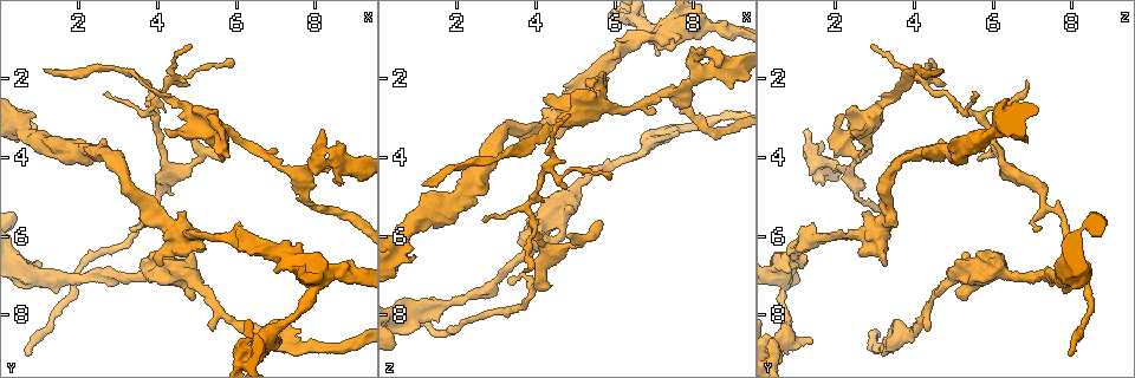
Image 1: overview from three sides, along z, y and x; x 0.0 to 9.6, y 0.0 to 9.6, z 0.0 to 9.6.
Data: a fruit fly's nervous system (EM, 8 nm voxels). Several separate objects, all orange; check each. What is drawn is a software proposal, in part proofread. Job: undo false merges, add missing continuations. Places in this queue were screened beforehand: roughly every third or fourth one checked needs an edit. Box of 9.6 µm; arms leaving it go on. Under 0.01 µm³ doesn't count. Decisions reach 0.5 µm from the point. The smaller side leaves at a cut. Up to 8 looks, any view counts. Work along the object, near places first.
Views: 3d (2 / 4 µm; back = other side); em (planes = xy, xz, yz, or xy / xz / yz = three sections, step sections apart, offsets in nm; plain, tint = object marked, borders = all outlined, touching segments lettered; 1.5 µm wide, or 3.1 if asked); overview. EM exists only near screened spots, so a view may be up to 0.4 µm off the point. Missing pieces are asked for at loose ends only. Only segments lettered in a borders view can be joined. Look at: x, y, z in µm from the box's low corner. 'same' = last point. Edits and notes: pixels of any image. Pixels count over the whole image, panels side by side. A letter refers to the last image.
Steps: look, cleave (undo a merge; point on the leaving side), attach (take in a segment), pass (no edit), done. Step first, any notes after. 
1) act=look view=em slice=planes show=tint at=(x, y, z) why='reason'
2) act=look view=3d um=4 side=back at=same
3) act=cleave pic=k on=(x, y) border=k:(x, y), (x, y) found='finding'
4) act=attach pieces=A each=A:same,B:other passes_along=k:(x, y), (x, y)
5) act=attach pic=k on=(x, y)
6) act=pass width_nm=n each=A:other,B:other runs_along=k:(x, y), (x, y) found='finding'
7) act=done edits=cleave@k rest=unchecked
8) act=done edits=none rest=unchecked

act=look view=em slice=planes show=borders at=(6.60, 8.70, 0.55) why='sudden change in width'

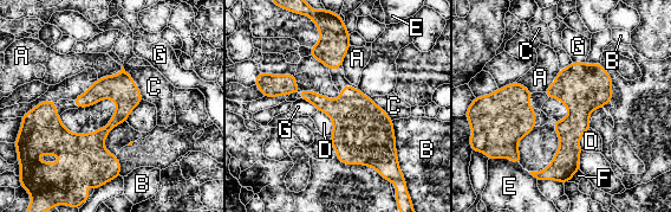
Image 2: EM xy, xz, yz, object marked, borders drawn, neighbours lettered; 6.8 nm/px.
act=pass width_nm=190 longest_contact=B:280nm each=A:other,B:other,C:other,D:other,E:other,F:other,G:other found='all the same cell'

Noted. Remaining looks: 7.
act=look view=3d um=4 at=(7.95, 7.25, 0.65) why='calibre changes'

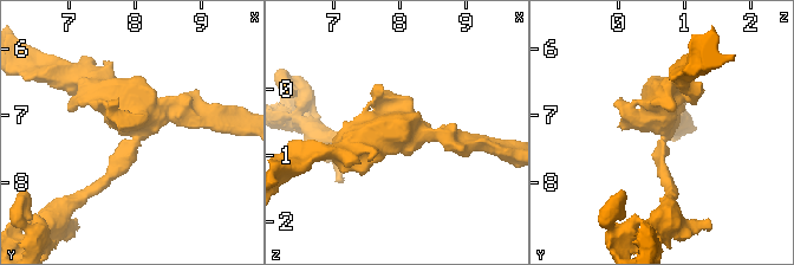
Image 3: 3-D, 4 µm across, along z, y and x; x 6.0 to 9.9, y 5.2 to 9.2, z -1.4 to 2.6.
act=look view=em slice=planes show=borders at=(7.95, 7.25, 0.70) why='need the tissue'

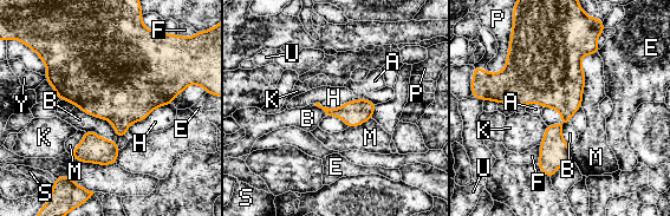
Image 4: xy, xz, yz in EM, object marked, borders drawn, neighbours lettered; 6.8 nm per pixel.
act=pass each=A:other,B:other,E:other,F:other,H:other,K:other,M:other,P:other,S:other,U:other,Y:other border=4:(170, 103), (157, 106), (127, 131) found='all the same cell'

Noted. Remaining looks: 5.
act=look view=3d um=2 at=(5.50, 3.35, 2.50)

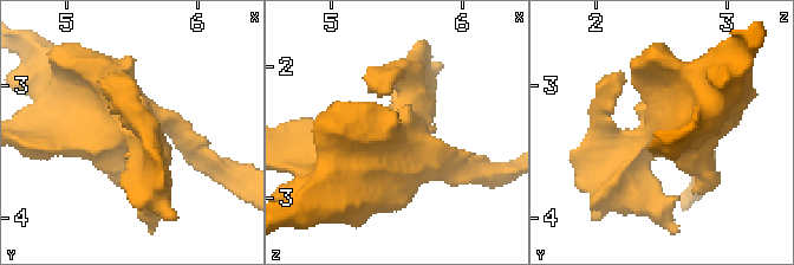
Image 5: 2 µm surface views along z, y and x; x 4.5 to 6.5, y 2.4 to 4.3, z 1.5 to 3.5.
act=look view=em slice=xz step=8 show=borders at=(5.56, 3.28, 2.50)

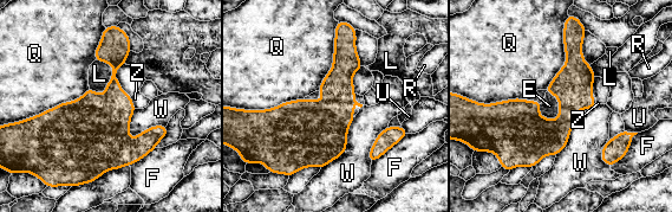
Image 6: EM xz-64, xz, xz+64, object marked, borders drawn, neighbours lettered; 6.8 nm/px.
act=pass longest_contact=Q:480nm each=E:other,F:other,L:other,Q:other,R:other,U:other,W:other,Z:other border=6:(96, 59), (111, 64), (103, 95) found='continuous, no second cell'

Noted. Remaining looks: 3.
act=done edits=none rest=unchecked

